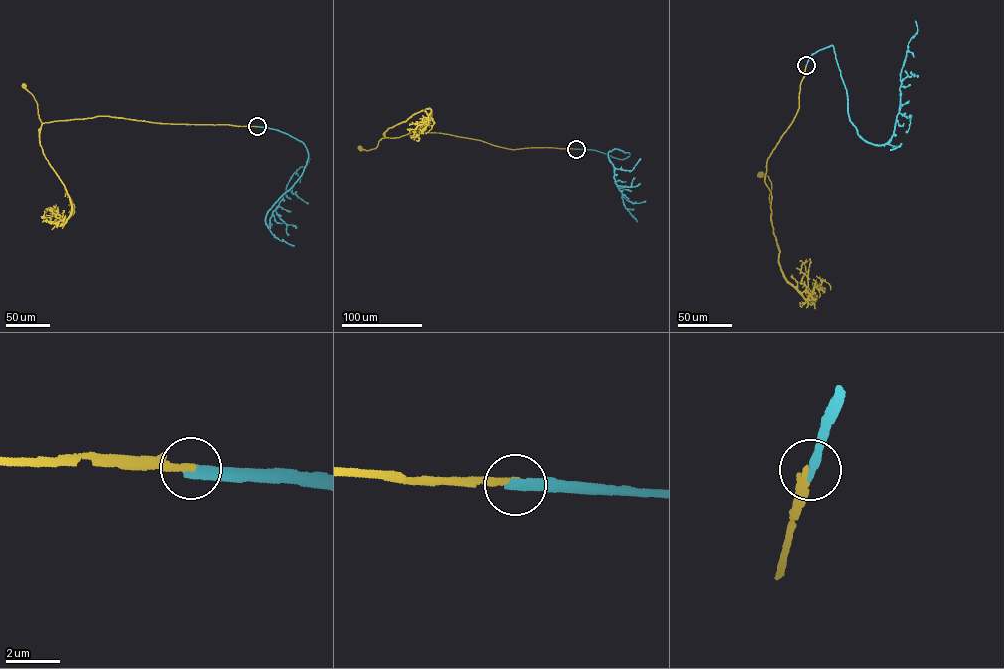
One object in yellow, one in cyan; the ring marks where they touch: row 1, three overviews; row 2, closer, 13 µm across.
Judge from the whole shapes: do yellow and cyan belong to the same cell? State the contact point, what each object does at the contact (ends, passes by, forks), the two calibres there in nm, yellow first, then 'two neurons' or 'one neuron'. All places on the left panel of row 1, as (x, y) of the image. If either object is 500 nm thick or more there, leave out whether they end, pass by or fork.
place (257, 126); yellow ends; cyan ends; calibres 280 and 360 nm; two neurons

